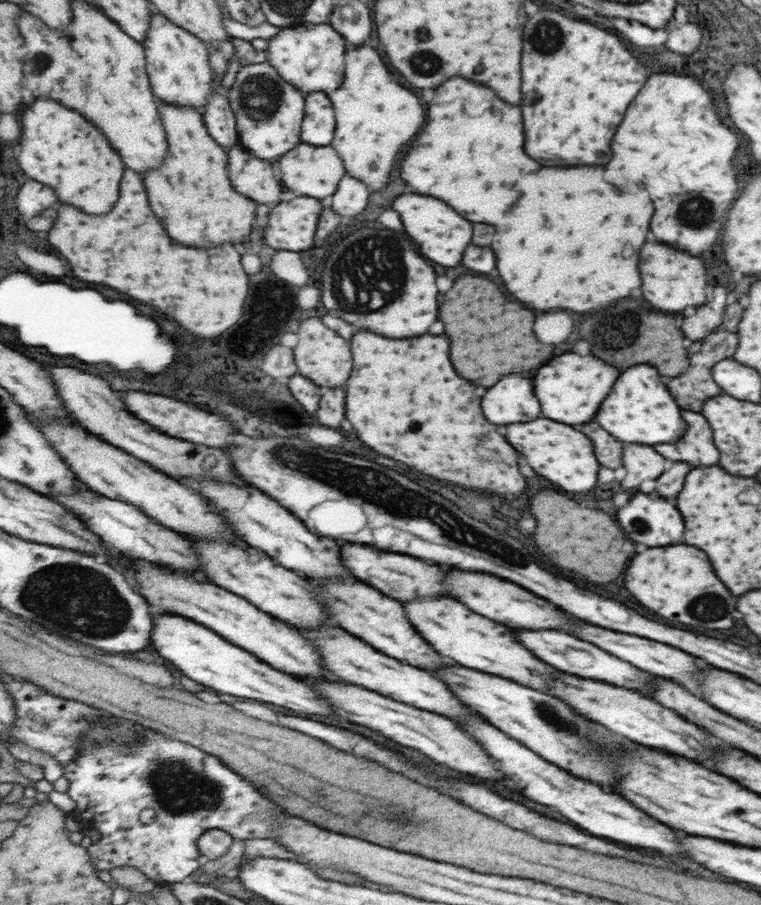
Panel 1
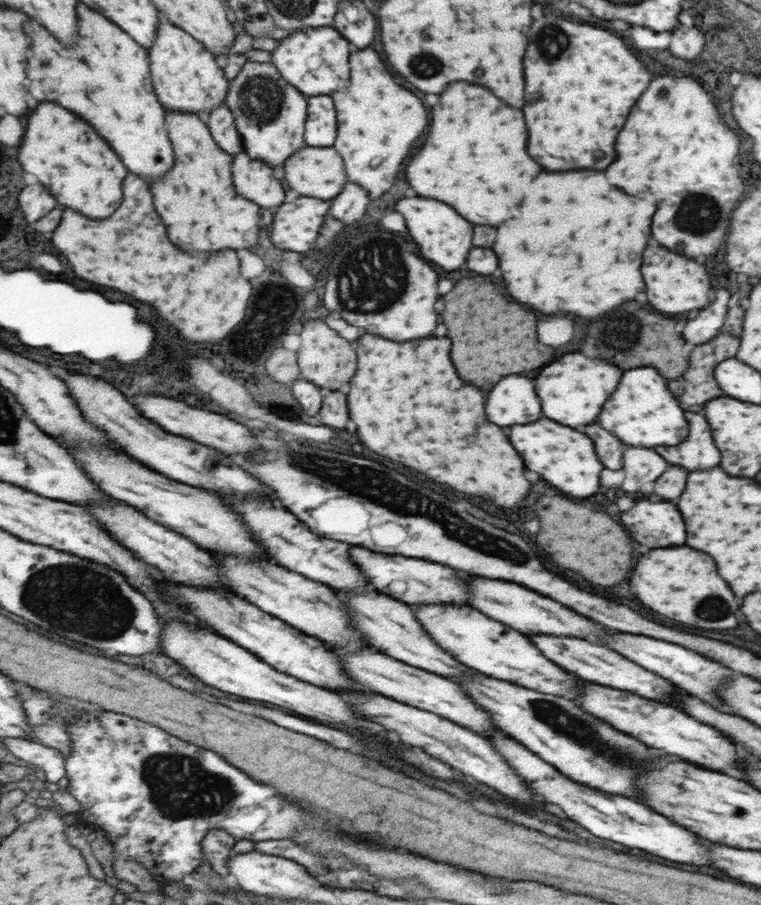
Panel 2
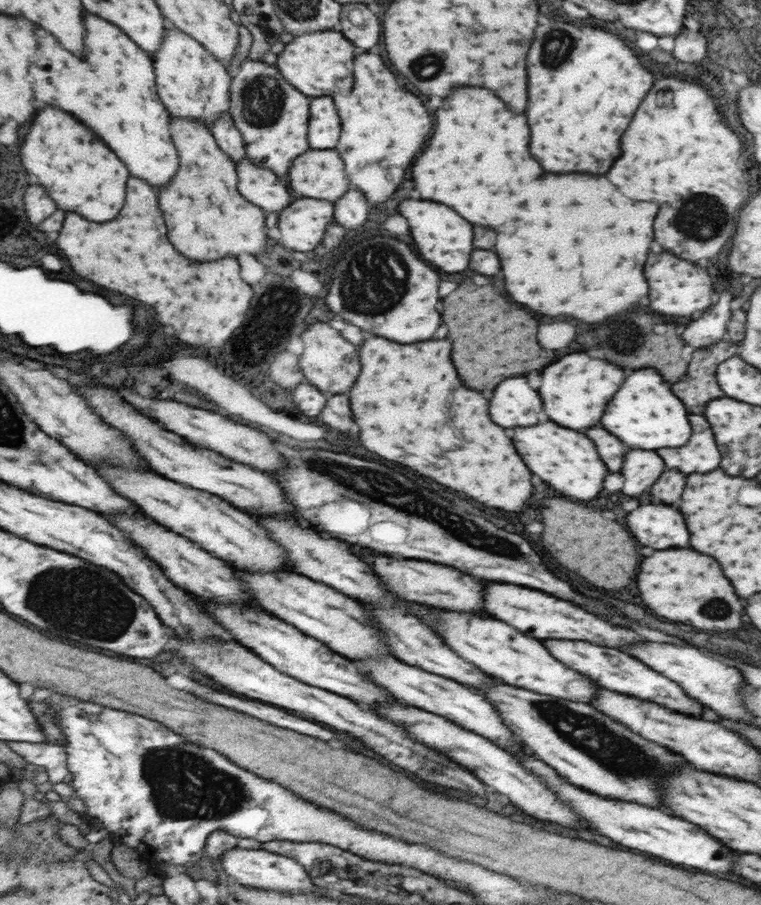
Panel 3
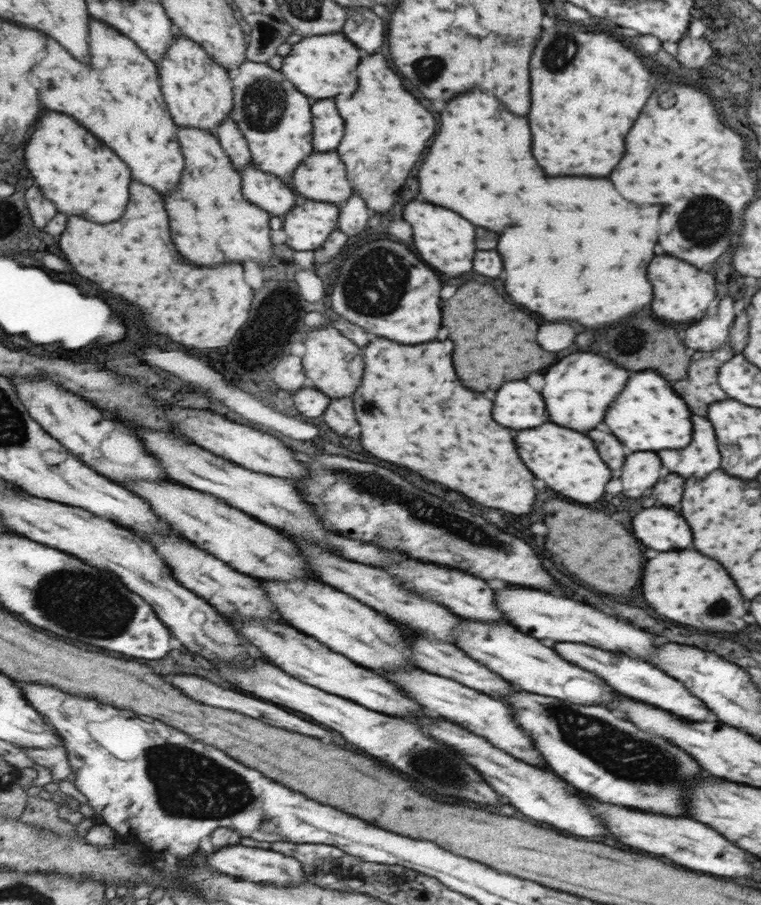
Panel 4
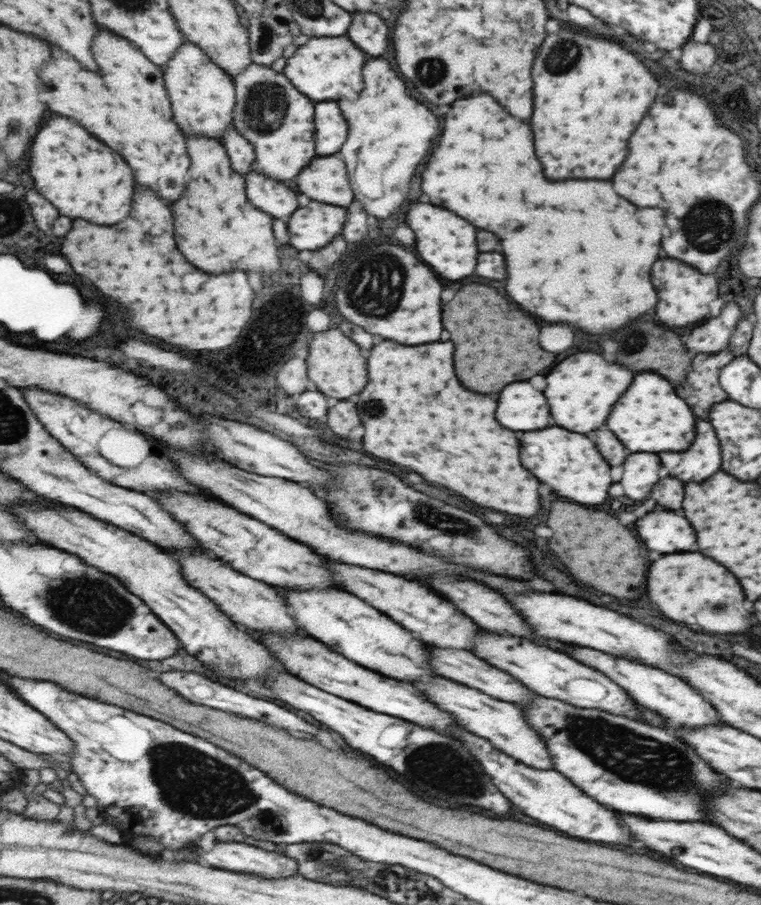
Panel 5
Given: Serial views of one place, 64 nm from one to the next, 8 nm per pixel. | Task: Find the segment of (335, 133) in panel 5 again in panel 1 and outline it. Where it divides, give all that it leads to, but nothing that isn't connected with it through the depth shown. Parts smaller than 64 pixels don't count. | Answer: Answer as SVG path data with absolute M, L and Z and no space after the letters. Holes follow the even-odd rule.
M307 94L307 118L303 122L303 144L329 146L335 138L335 110L327 94Z

